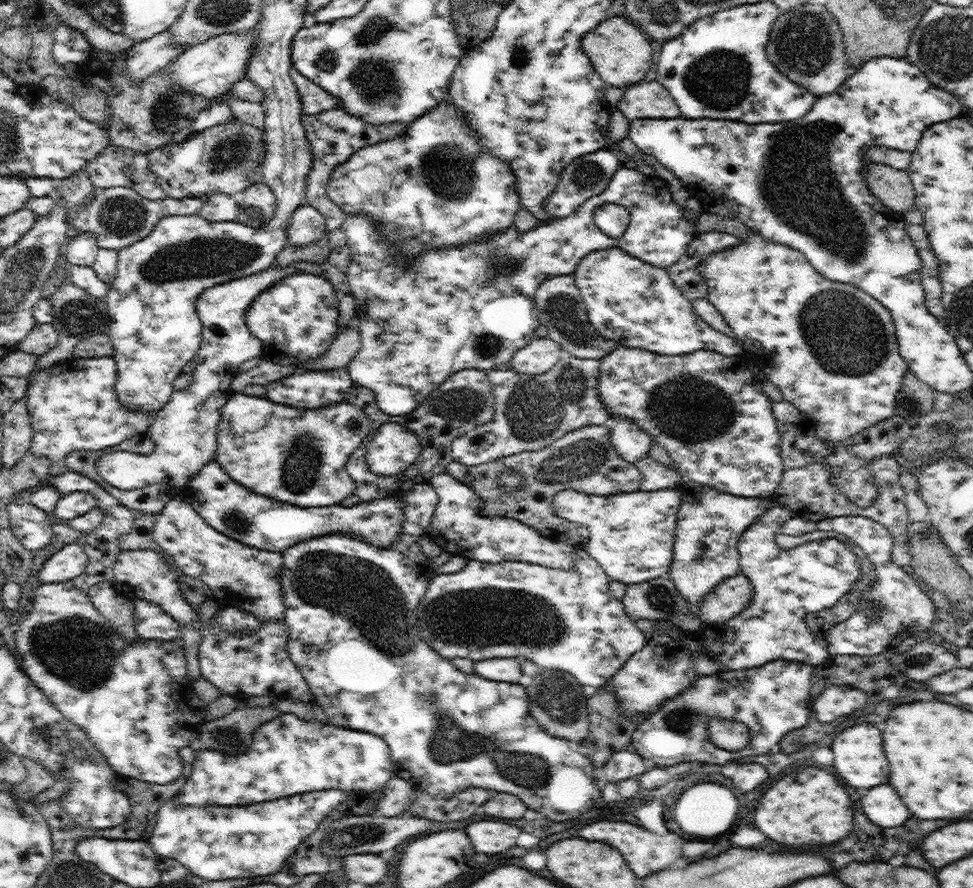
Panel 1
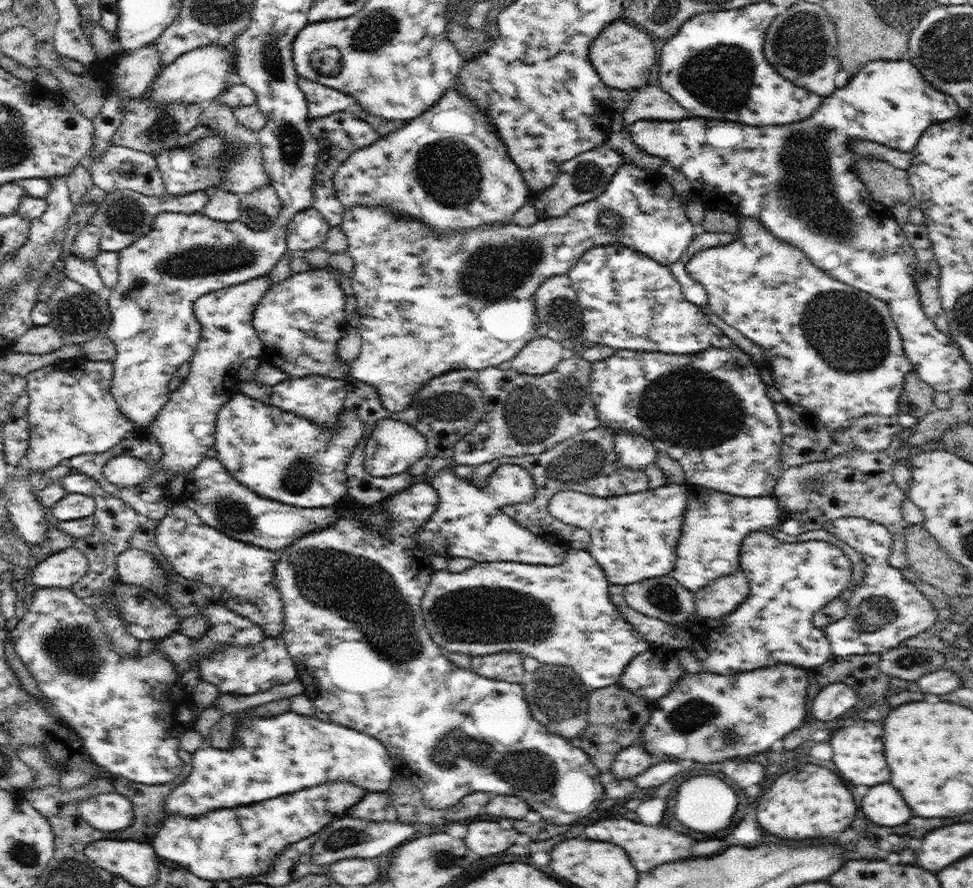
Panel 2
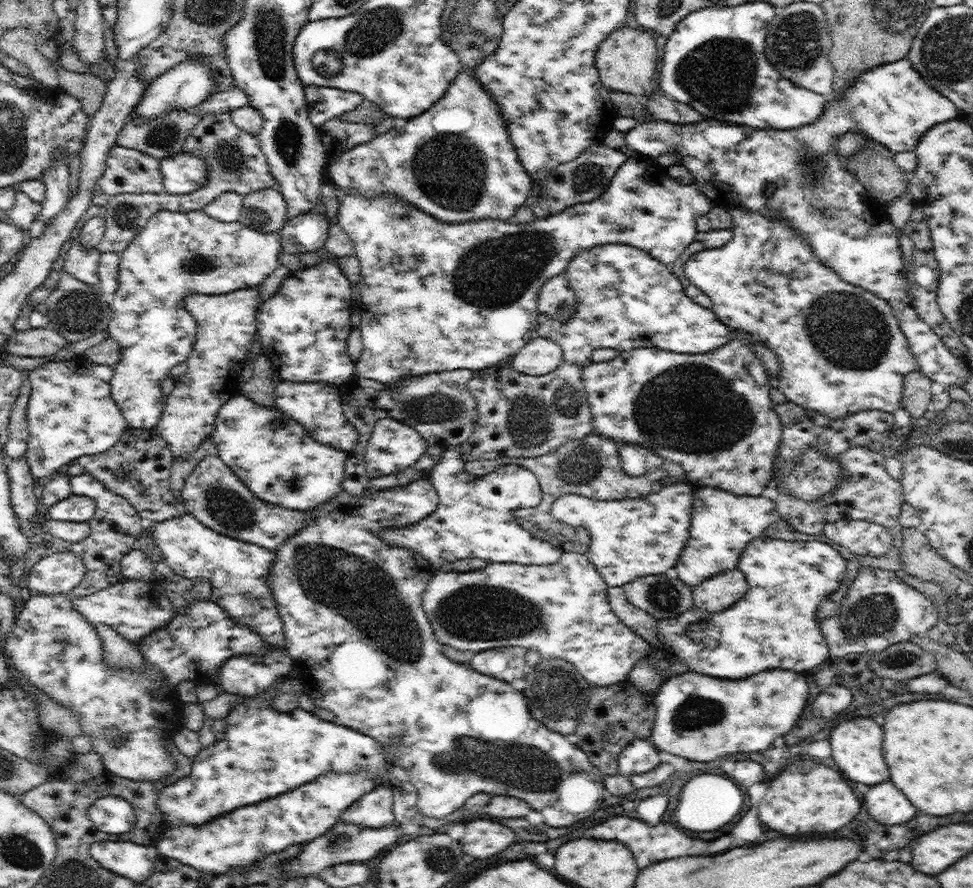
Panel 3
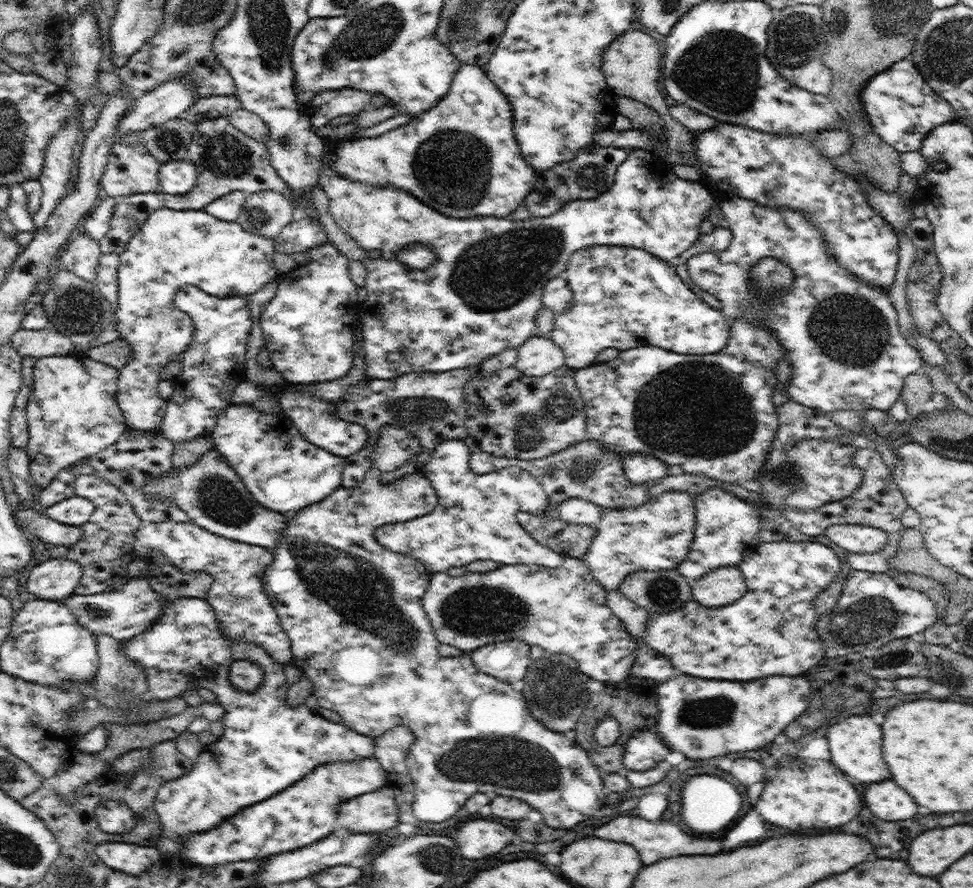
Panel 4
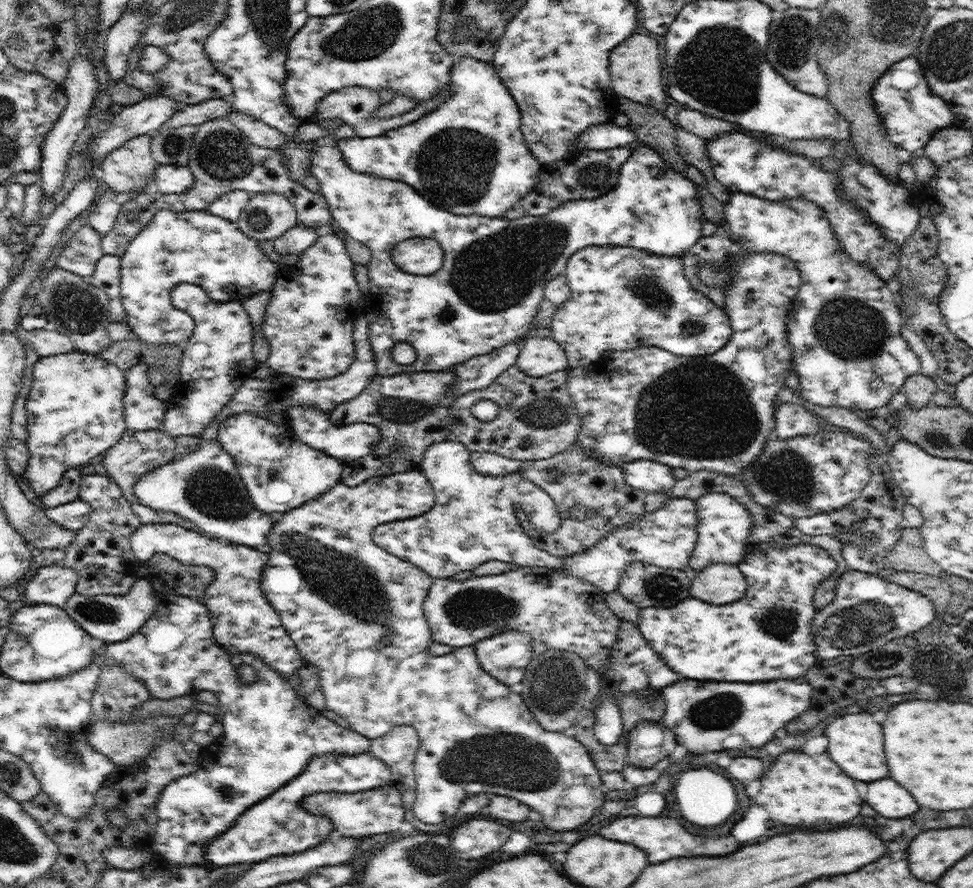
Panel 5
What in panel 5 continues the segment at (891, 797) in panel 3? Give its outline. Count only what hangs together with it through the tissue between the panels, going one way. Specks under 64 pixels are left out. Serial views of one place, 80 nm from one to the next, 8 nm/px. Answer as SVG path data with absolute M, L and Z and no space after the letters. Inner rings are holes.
M892 778L868 784L866 802L886 818L904 818L918 812L918 802Z

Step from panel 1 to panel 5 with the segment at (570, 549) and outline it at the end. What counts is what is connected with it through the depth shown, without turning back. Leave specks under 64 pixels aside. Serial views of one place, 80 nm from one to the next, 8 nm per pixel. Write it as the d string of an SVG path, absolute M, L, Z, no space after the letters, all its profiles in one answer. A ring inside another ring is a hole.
M450 440L431 444L423 454L420 471L427 476L435 494L435 503L432 508L412 519L379 524L373 530L372 540L386 552L422 568L422 571L432 578L451 578L460 572L474 571L474 568L489 560L499 560L524 567L550 569L563 567L562 557L554 556L535 546L533 540L523 531L514 513L514 507L520 507L528 515L535 528L544 531L558 529L563 520L553 498L518 472L511 472L504 477L480 474L470 462L469 453L469 450L458 441Z

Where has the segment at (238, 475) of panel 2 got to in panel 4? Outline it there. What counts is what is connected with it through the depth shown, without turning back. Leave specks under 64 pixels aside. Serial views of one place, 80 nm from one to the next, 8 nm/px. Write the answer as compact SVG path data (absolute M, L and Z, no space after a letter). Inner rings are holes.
M231 403L217 416L210 436L216 452L231 464L254 500L270 510L293 515L341 486L345 458L308 443L282 413L268 414L254 405Z

